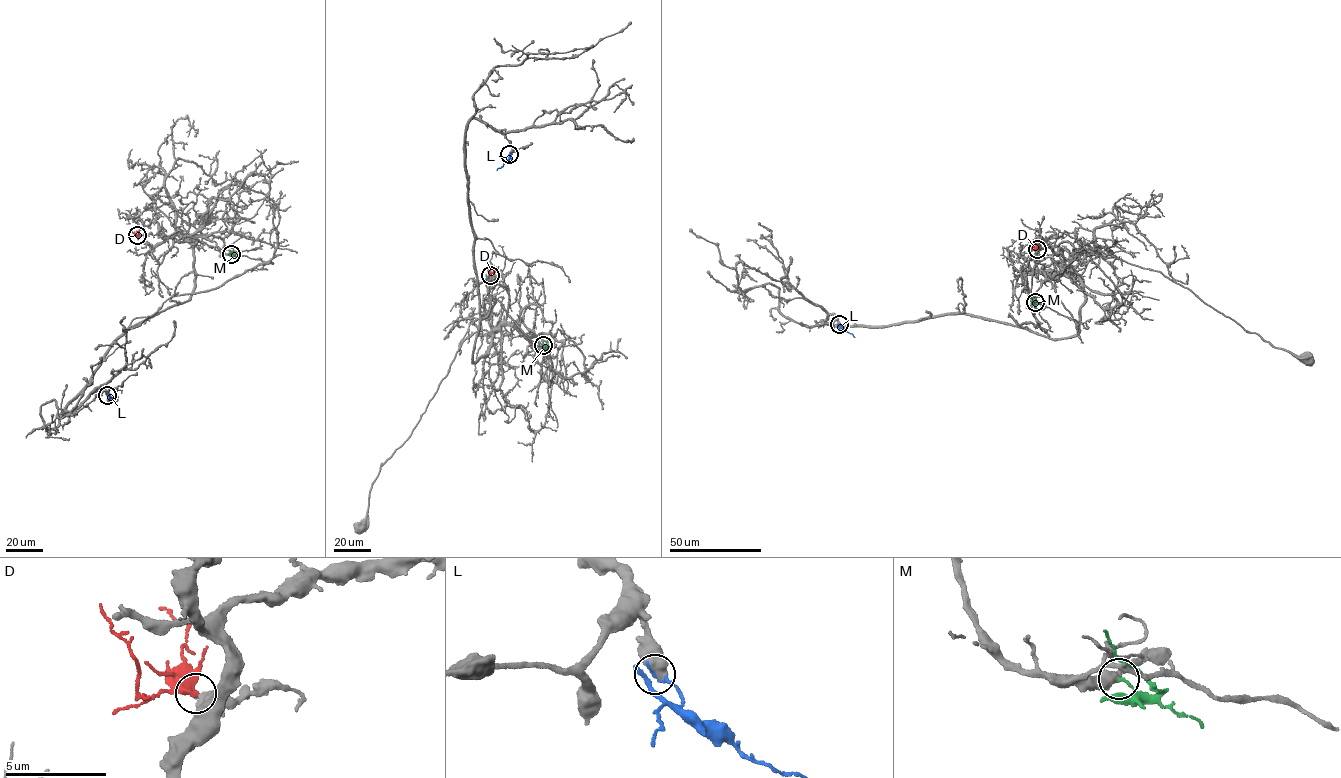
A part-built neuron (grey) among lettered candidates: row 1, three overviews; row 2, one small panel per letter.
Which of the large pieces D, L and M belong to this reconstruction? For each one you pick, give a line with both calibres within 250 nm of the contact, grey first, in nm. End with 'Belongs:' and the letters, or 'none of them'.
Belongs: none of them

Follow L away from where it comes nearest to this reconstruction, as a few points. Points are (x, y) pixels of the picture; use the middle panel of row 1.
L: (509, 154), (496, 170)

